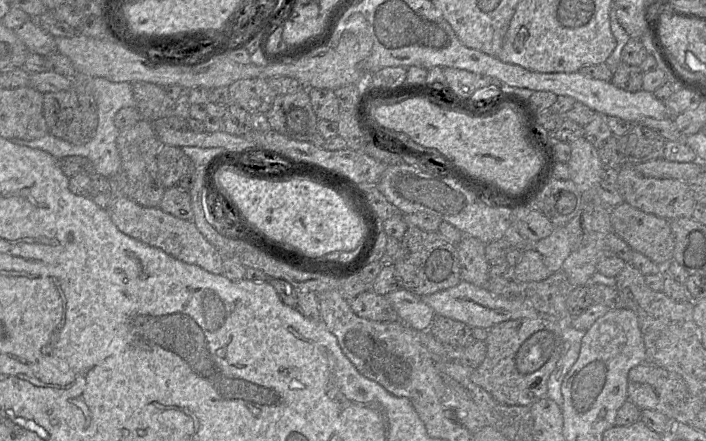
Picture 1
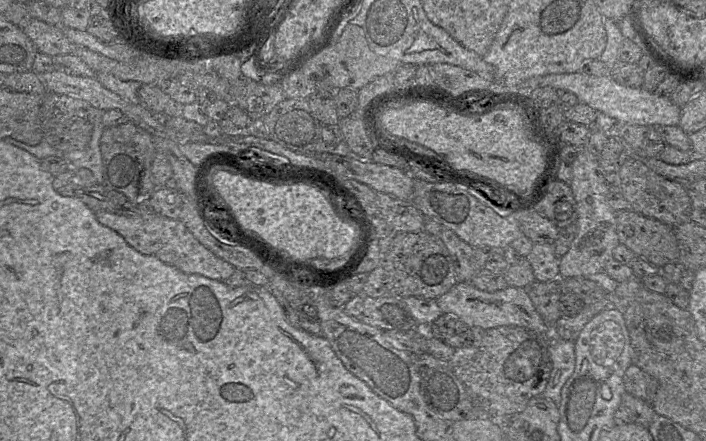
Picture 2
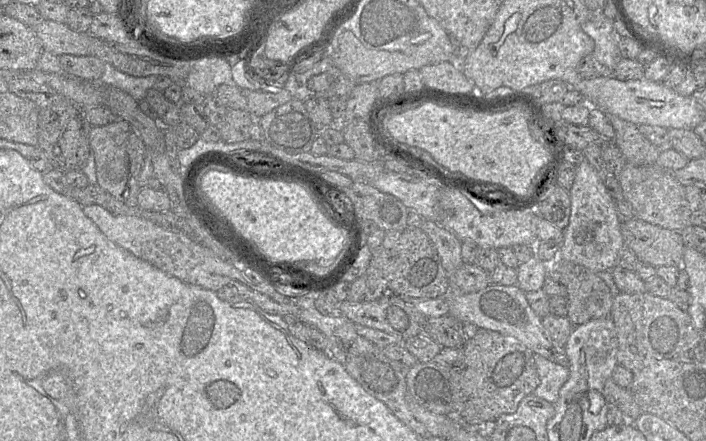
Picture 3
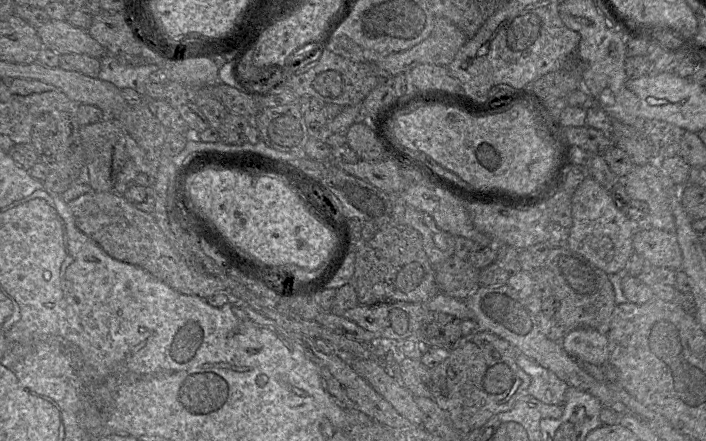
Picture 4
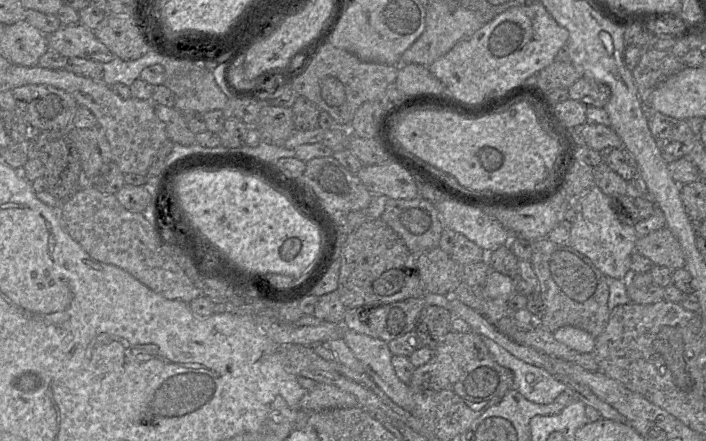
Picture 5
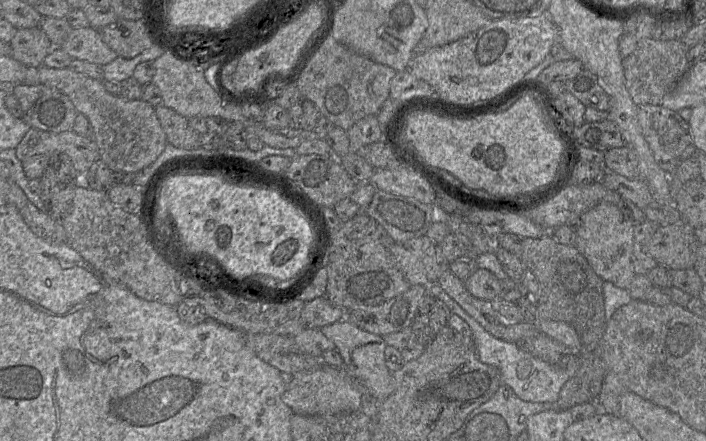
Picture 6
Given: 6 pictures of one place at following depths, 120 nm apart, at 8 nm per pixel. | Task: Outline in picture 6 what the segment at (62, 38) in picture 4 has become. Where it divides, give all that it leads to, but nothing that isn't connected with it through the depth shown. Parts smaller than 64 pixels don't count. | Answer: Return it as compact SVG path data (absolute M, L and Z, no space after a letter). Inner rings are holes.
M89 26L81 27L81 28L72 28L71 32L67 36L67 38L64 40L64 42L60 46L54 46L54 47L61 47L72 59L79 59L88 61L90 63L97 64L101 67L103 67L106 64L111 63L114 59L118 57L115 51L113 51L101 38L99 30Z

